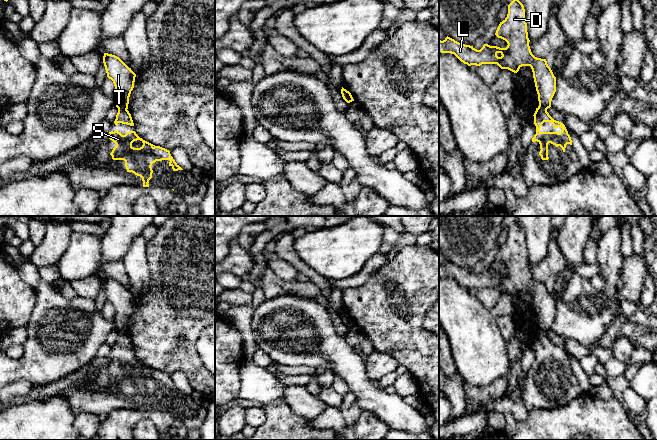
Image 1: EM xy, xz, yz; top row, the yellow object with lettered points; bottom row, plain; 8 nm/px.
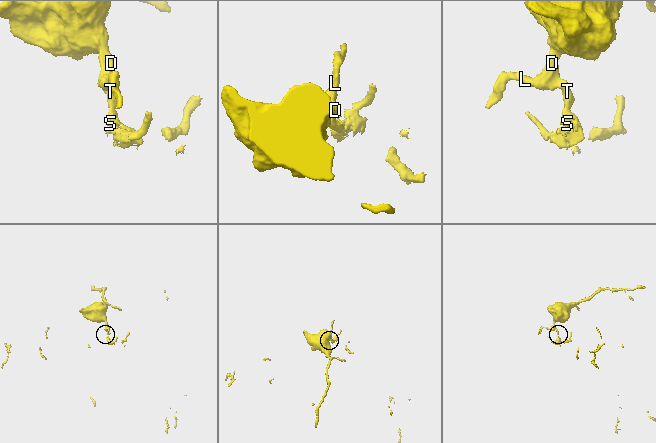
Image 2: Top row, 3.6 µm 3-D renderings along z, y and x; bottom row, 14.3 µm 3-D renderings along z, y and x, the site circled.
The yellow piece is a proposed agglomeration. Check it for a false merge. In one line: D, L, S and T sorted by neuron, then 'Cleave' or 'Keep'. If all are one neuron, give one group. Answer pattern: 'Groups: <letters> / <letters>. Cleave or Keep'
Groups: D L T / S. Cleave

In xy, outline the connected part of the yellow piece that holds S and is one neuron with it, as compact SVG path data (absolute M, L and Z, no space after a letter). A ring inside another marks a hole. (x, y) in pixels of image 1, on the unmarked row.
M115 354L114 356L109 356L109 363L116 368L110 377L112 383L124 384L127 396L140 400L143 405L143 411L149 411L148 407L153 397L151 390L156 385L169 384L169 390L172 391L173 395L183 394L175 386L169 374L143 364L135 355L122 359L121 356ZM137 364L143 367L140 372L132 370L132 367Z

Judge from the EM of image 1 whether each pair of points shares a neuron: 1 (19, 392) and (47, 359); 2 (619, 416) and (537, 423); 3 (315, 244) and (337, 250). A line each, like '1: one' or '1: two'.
1: two
2: one
3: one

